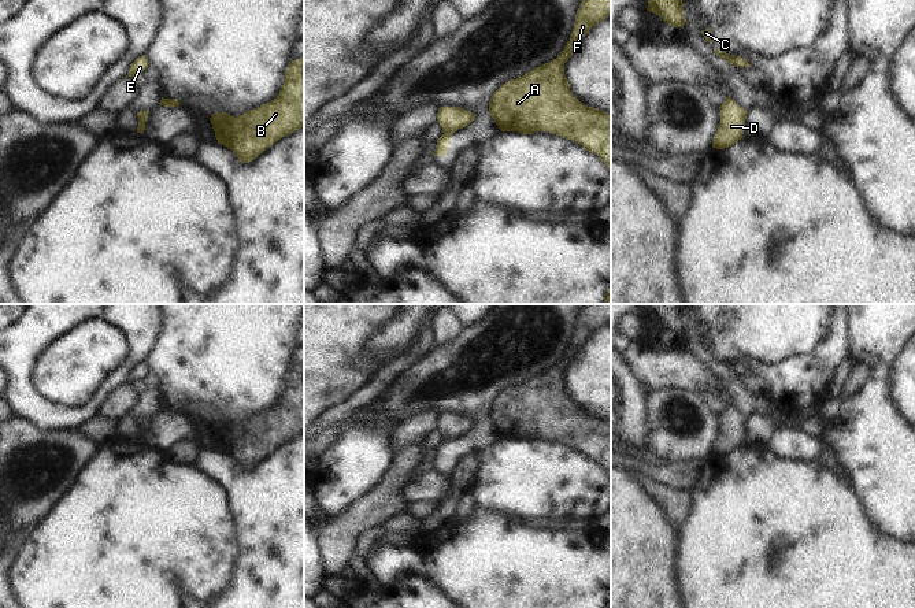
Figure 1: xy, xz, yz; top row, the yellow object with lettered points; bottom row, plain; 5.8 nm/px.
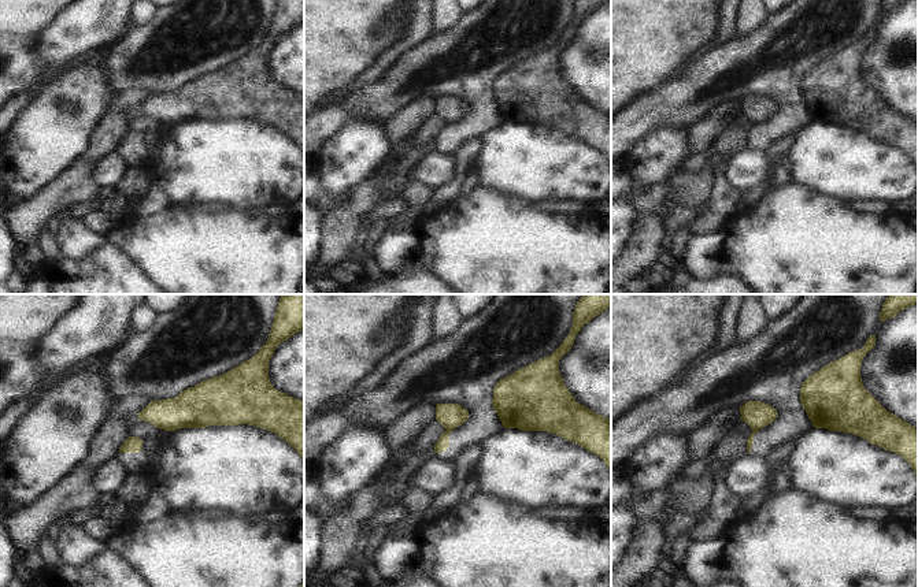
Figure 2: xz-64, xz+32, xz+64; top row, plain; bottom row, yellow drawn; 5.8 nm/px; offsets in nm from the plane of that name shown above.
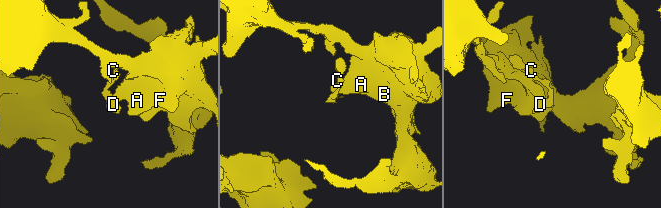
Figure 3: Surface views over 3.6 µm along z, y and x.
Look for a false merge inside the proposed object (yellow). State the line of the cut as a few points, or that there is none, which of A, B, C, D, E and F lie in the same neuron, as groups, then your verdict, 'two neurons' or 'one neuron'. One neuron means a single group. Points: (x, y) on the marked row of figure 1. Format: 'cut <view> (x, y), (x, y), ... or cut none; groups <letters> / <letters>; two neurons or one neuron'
cut xz (444, 132), (452, 133); groups A B D F / C E; two neurons

